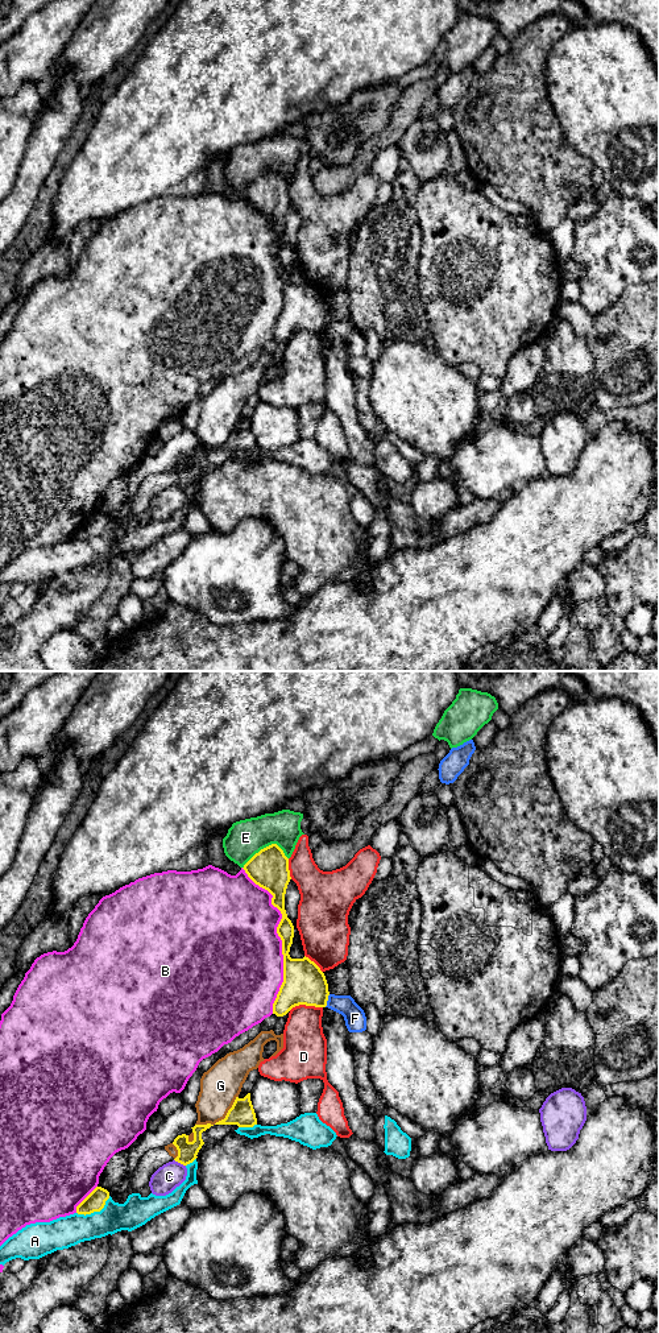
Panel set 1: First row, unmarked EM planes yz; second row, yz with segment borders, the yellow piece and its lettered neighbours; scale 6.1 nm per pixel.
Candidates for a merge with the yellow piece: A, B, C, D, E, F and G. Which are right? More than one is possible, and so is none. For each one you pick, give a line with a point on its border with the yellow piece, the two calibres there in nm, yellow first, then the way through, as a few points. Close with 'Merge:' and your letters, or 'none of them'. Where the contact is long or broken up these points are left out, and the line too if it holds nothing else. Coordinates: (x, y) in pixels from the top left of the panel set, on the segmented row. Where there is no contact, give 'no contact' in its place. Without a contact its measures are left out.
Merge: none of them

